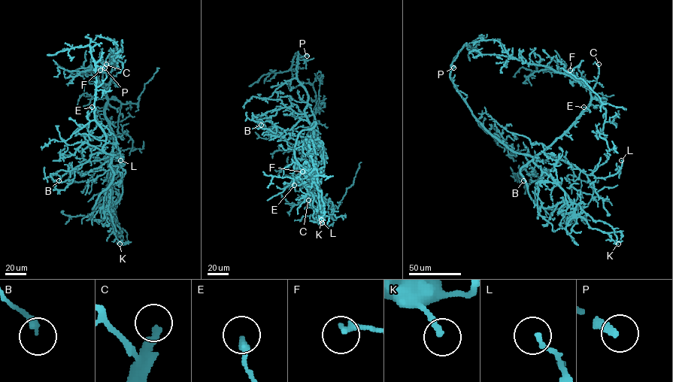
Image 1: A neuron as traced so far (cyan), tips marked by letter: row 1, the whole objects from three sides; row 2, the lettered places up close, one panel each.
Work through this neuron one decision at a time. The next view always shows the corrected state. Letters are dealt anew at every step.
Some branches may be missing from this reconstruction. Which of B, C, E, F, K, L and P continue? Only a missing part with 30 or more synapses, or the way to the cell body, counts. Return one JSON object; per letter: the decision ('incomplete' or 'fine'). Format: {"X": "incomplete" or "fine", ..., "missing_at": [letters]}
{"B": "fine", "C": "incomplete", "E": "fine", "F": "fine", "K": "fine", "L": "fine", "P": "incomplete", "missing_at": ["C", "P"]}

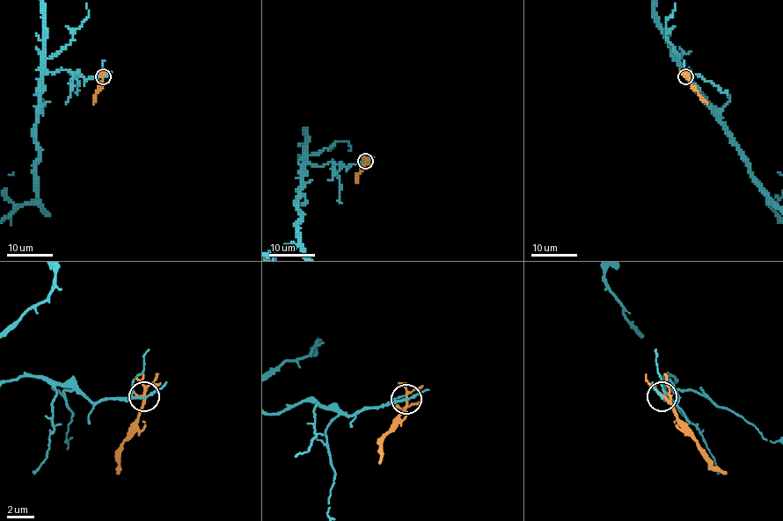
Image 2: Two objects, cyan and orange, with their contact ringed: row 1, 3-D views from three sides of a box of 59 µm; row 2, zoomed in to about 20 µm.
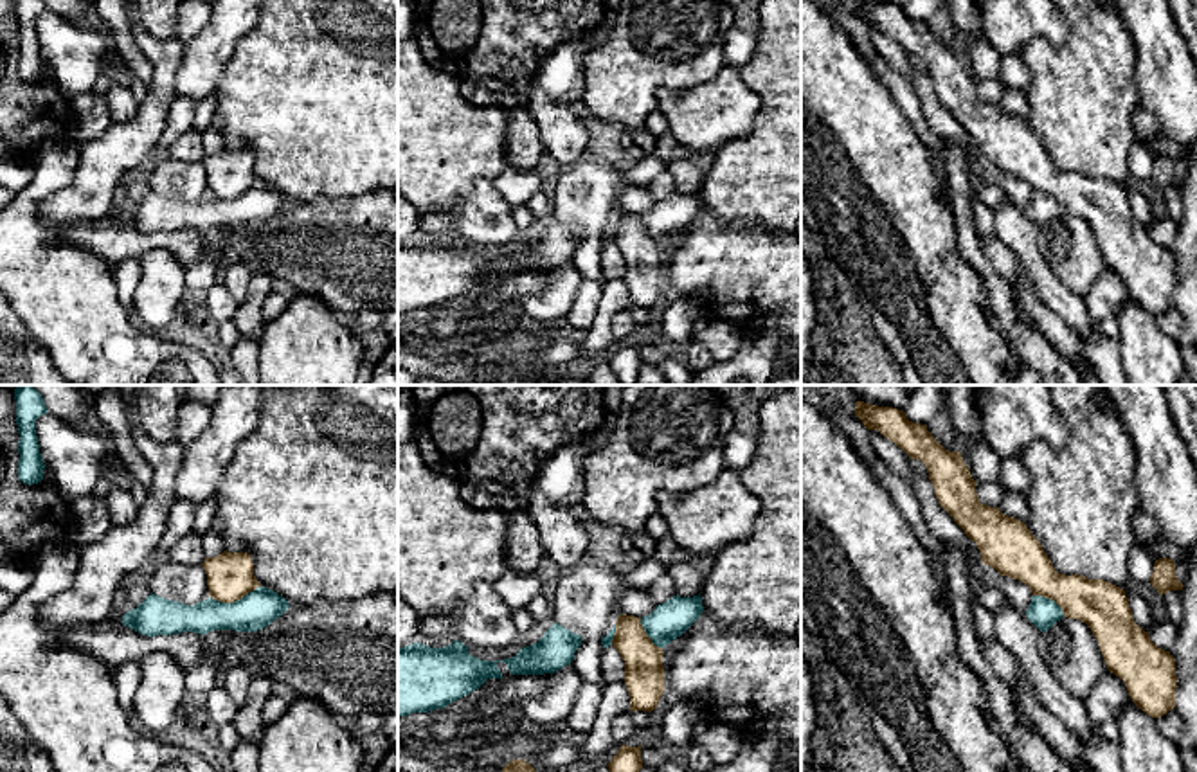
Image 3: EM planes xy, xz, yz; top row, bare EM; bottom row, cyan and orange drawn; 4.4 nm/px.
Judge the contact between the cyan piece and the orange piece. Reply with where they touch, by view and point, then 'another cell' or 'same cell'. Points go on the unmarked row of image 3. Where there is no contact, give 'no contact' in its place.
xy (234, 198) | another cell

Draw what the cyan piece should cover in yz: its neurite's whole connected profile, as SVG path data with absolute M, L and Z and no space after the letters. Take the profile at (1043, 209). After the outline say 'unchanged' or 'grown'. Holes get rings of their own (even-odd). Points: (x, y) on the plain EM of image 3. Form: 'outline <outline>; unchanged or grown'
outline M1033 193L1026 212L1040 229L1048 229L1064 214L1064 209L1053 196Z; unchanged

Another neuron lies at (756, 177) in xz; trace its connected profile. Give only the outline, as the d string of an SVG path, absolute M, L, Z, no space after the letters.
M761 0L756 50L740 68L742 79L761 97L749 135L725 142L700 189L707 212L720 221L758 221L778 234L801 225L801 0Z

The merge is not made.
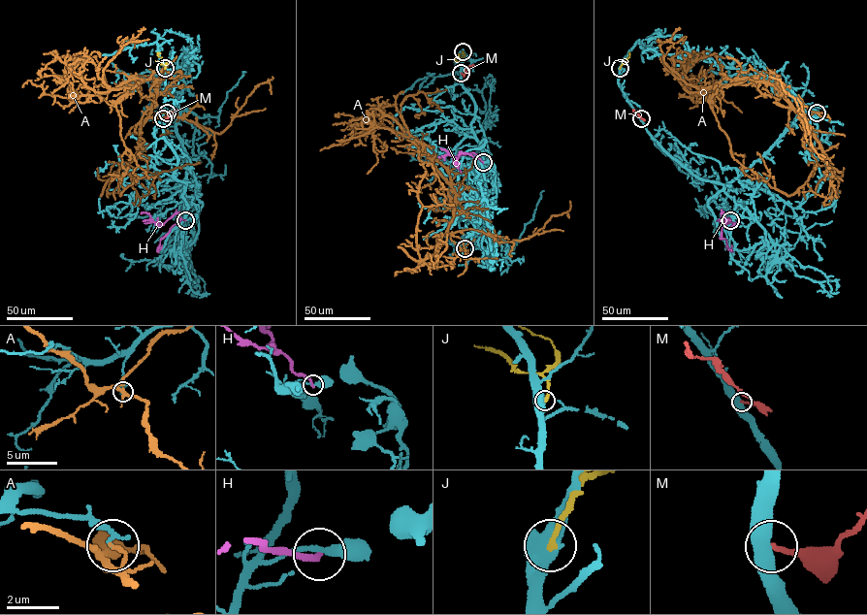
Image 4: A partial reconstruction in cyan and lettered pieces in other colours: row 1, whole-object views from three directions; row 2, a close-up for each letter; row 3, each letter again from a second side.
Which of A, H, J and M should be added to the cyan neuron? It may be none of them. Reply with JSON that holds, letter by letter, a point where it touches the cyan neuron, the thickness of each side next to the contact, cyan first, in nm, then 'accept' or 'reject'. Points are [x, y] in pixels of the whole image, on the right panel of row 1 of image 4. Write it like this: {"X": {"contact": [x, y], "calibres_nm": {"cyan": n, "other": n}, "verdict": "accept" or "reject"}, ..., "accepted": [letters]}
{"A": {"contact": [817, 113], "calibres_nm": {"cyan": 170, "other": 150}, "verdict": "reject"}, "H": {"contact": [730, 220], "calibres_nm": {"cyan": 280, "other": 200}, "verdict": "reject"}, "J": {"contact": [620, 68], "calibres_nm": {"cyan": 550, "other": 240}, "verdict": "reject"}, "M": {"contact": [641, 118], "calibres_nm": {"cyan": 550, "other": 170}, "verdict": "reject"}, "accepted": []}

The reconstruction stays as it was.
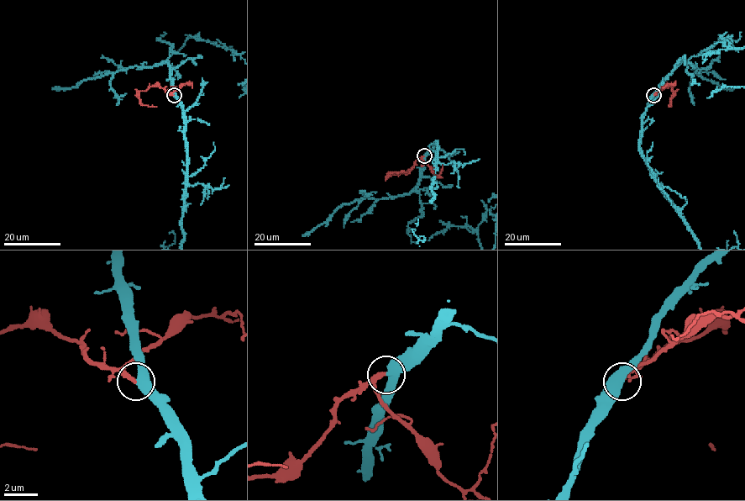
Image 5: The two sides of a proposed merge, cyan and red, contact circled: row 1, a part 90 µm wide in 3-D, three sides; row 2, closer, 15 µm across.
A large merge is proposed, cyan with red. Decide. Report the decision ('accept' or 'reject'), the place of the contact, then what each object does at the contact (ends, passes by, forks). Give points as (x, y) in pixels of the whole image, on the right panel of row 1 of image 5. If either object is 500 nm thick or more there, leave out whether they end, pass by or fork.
accept; place (653, 95)

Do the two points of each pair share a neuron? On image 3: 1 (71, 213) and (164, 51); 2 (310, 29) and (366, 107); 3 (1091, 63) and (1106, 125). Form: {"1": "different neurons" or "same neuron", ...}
{"1": "same neuron", "2": "same neuron", "3": "same neuron"}

